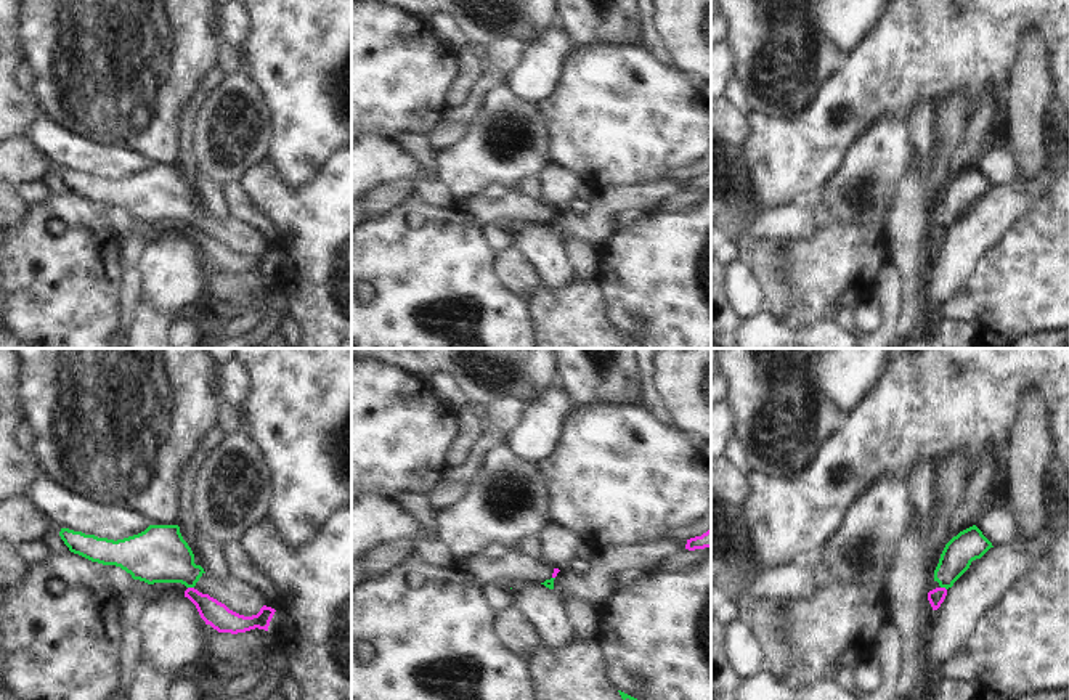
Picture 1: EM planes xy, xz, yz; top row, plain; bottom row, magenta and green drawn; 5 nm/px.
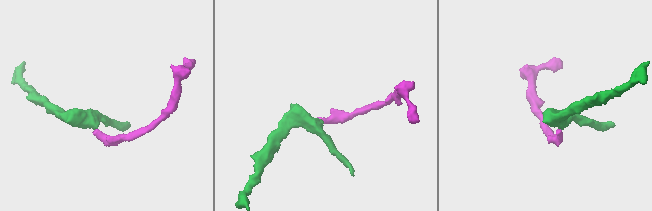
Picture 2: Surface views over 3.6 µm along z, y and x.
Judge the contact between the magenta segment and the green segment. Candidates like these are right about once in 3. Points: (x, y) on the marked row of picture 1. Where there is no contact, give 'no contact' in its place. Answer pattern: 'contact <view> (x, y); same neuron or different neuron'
contact xy (191, 588); different neuron

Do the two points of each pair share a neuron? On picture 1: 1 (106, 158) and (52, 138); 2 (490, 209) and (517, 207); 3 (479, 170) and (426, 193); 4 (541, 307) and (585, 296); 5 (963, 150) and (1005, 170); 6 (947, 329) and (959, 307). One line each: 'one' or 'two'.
1: one
2: one
3: two
4: one
5: two
6: two

